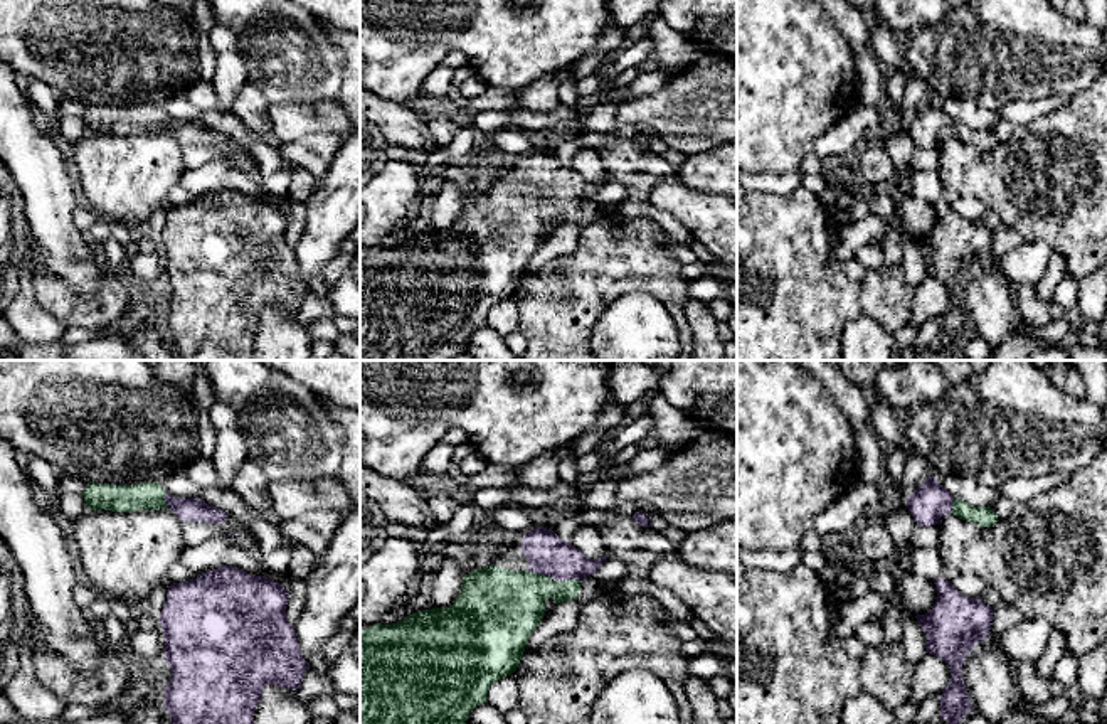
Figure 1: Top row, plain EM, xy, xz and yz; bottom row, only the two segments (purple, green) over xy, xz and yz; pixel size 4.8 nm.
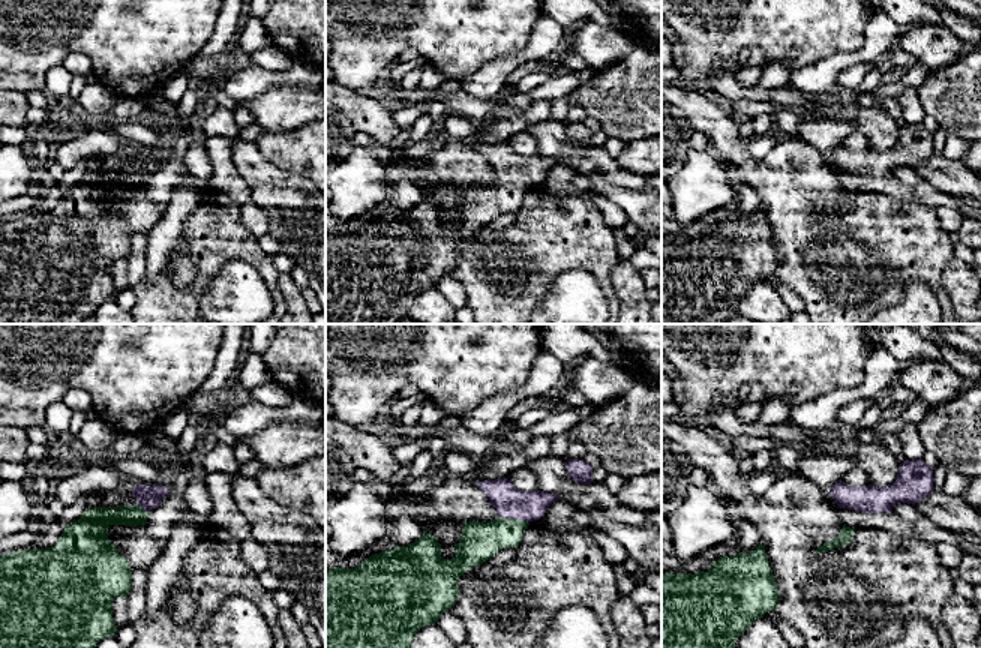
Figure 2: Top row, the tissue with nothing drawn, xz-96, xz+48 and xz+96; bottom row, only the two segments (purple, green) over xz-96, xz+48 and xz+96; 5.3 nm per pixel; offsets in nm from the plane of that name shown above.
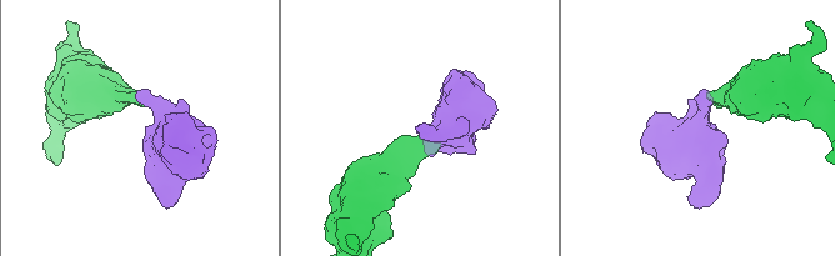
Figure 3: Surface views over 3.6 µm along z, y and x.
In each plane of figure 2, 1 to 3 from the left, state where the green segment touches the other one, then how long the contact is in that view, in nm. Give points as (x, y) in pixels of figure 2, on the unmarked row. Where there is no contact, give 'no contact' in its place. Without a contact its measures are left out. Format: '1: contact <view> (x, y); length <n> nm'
1: contact xz-96 (143, 171); length 80 nm
2: contact xz+48 (515, 182); length 150 nm
3: no contact

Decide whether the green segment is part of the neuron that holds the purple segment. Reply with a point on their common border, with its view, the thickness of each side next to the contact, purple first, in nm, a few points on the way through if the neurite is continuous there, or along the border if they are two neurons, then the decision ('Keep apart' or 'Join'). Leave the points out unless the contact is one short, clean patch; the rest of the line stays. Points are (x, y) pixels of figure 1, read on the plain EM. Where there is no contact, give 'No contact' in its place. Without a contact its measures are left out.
Touches purple at xz (554, 201). Thickness 200 nm (purple) against 320 nm. Path across: xz (547, 177), (554, 187), (554, 201), (544, 201), (510, 228). Join

